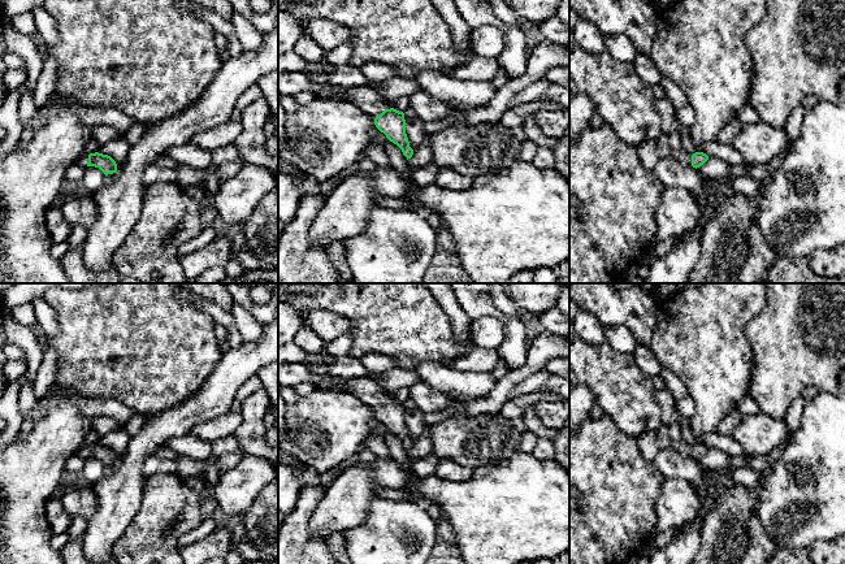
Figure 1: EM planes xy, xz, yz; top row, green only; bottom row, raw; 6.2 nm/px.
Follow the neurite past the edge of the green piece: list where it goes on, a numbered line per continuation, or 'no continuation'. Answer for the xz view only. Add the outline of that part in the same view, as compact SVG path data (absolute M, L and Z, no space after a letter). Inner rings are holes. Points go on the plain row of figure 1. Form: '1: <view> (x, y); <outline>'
1: xz (367, 390); M332 378L329 383L318 383L317 387L335 391L348 390L374 409L385 402L382 391L373 378Z

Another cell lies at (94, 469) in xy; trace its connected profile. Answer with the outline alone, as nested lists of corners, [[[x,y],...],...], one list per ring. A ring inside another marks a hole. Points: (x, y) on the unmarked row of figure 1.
[[[86,457],[86,463],[82,469],[82,473],[78,477],[81,480],[81,482],[94,485],[103,476],[105,476],[105,465],[99,459]]]

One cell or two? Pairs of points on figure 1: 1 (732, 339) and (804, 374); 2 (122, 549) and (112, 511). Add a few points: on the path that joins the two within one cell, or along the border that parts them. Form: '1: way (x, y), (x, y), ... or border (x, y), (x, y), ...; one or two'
1: border (754, 319), (745, 330), (753, 356), (750, 380); two
2: border (137, 511), (111, 550); two

